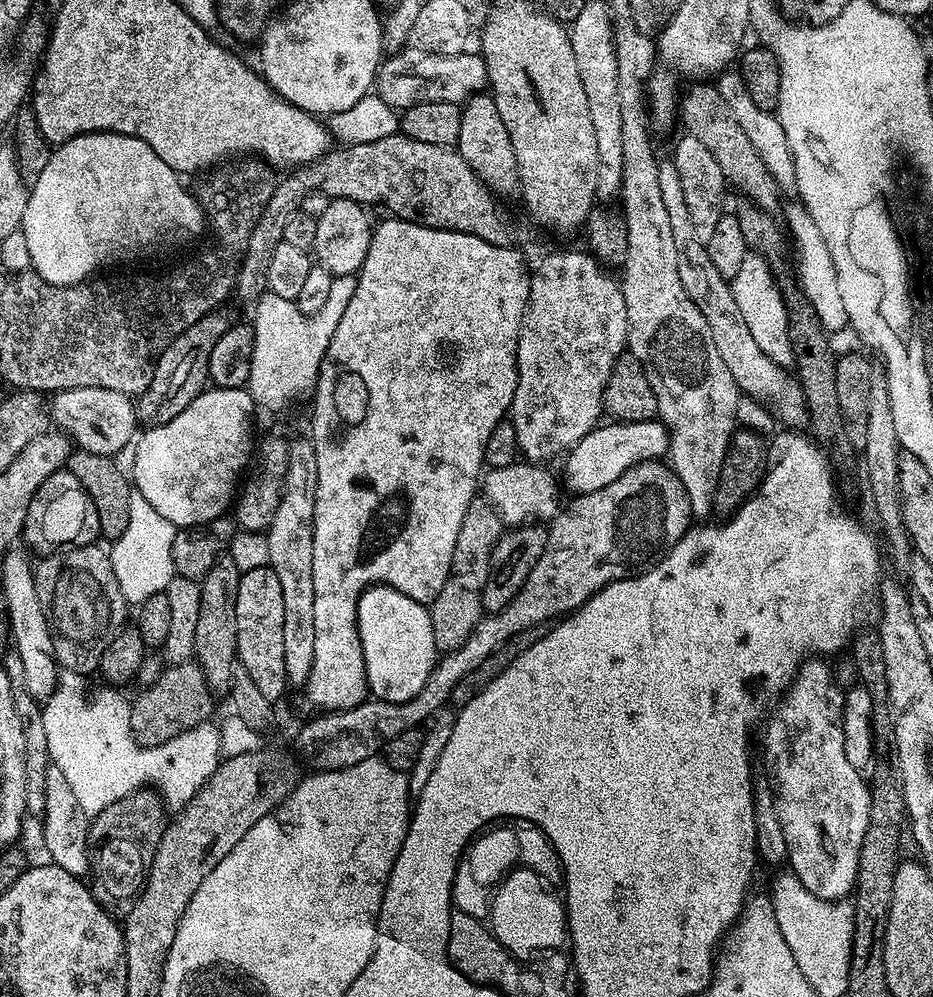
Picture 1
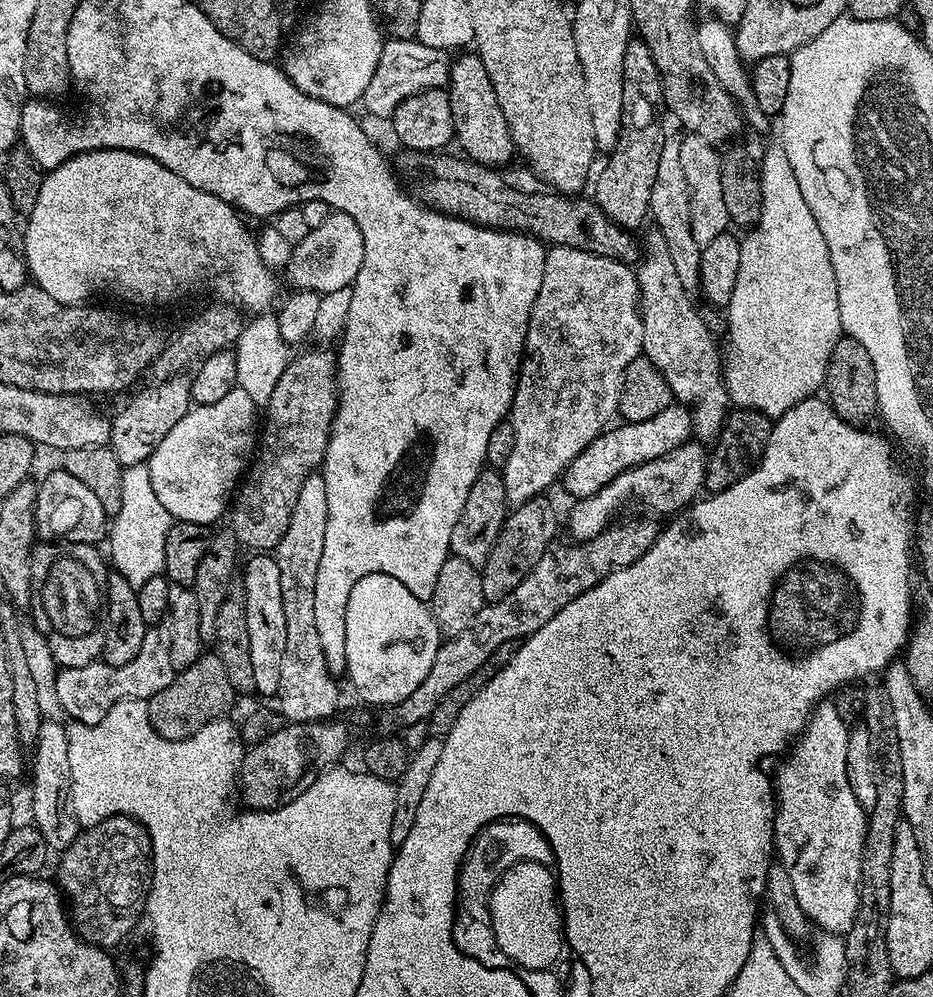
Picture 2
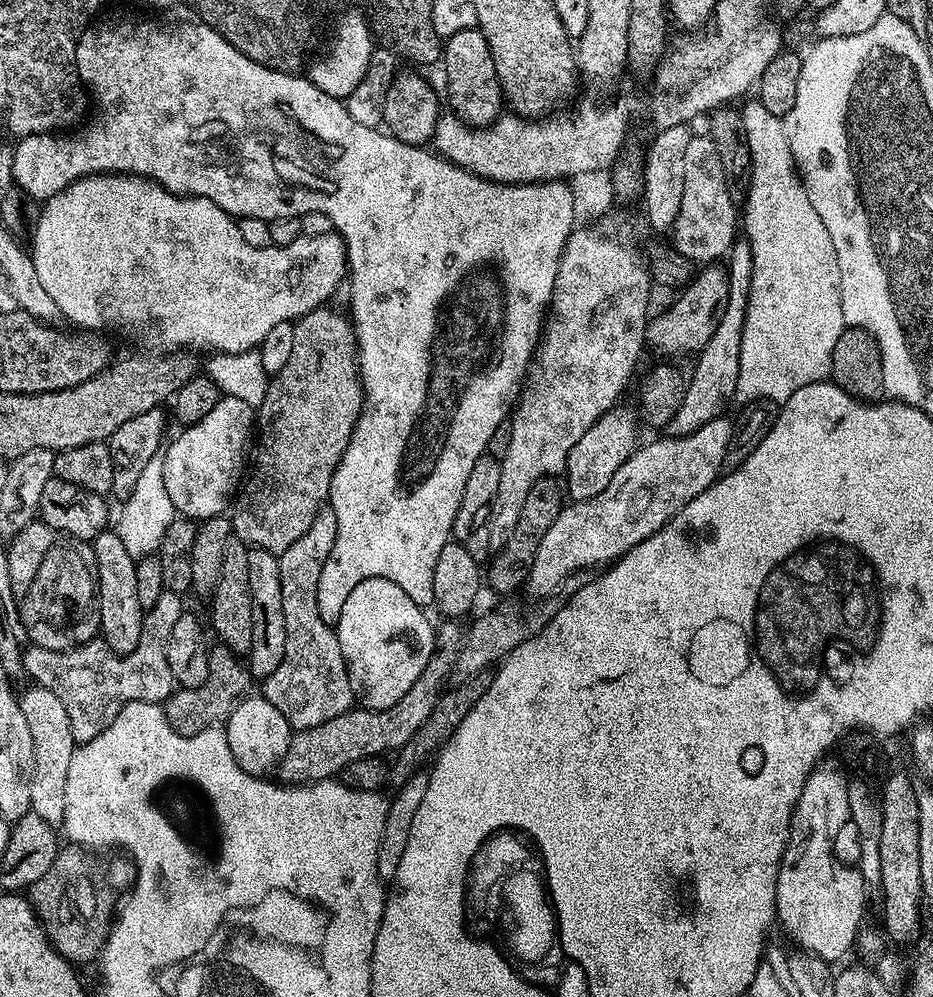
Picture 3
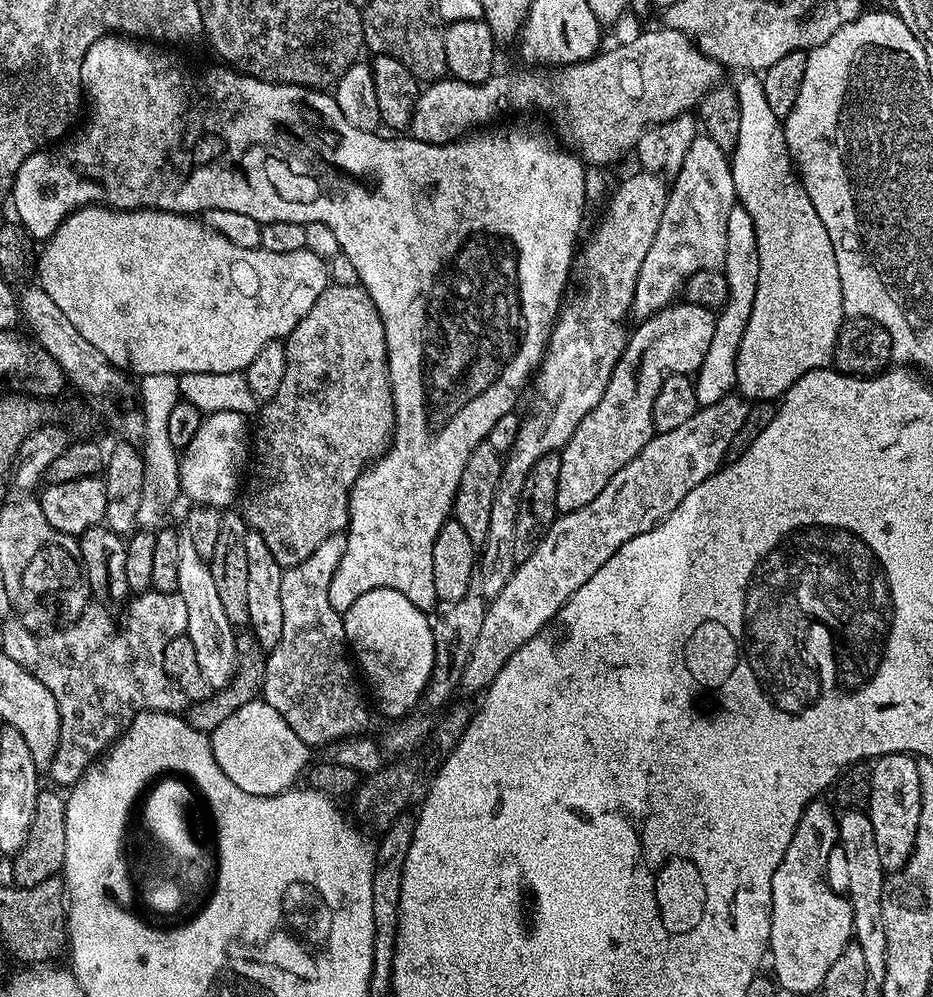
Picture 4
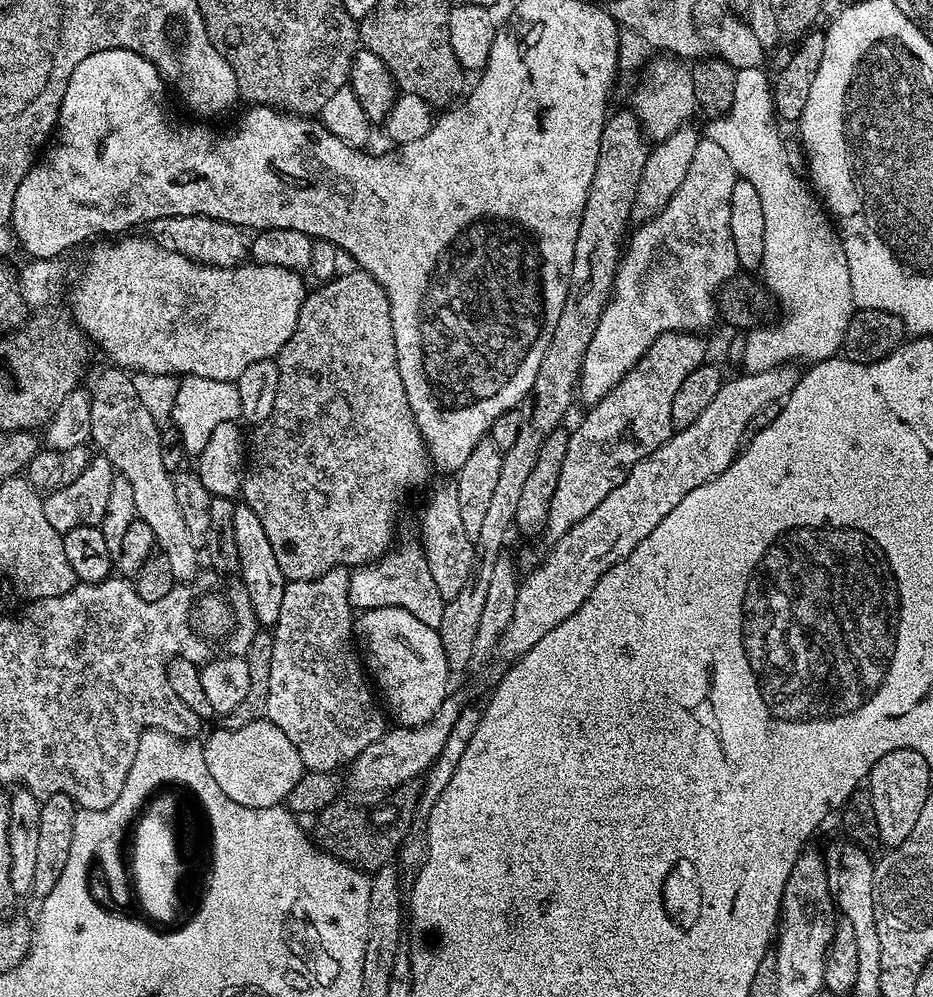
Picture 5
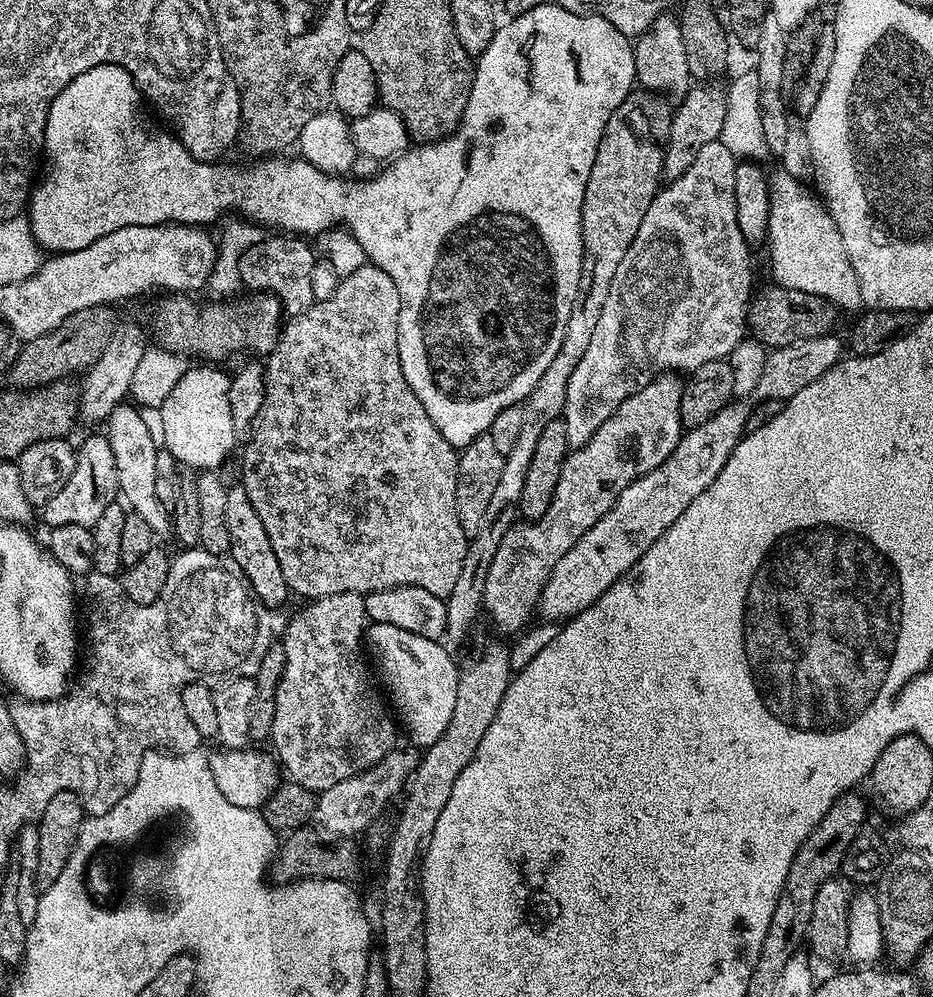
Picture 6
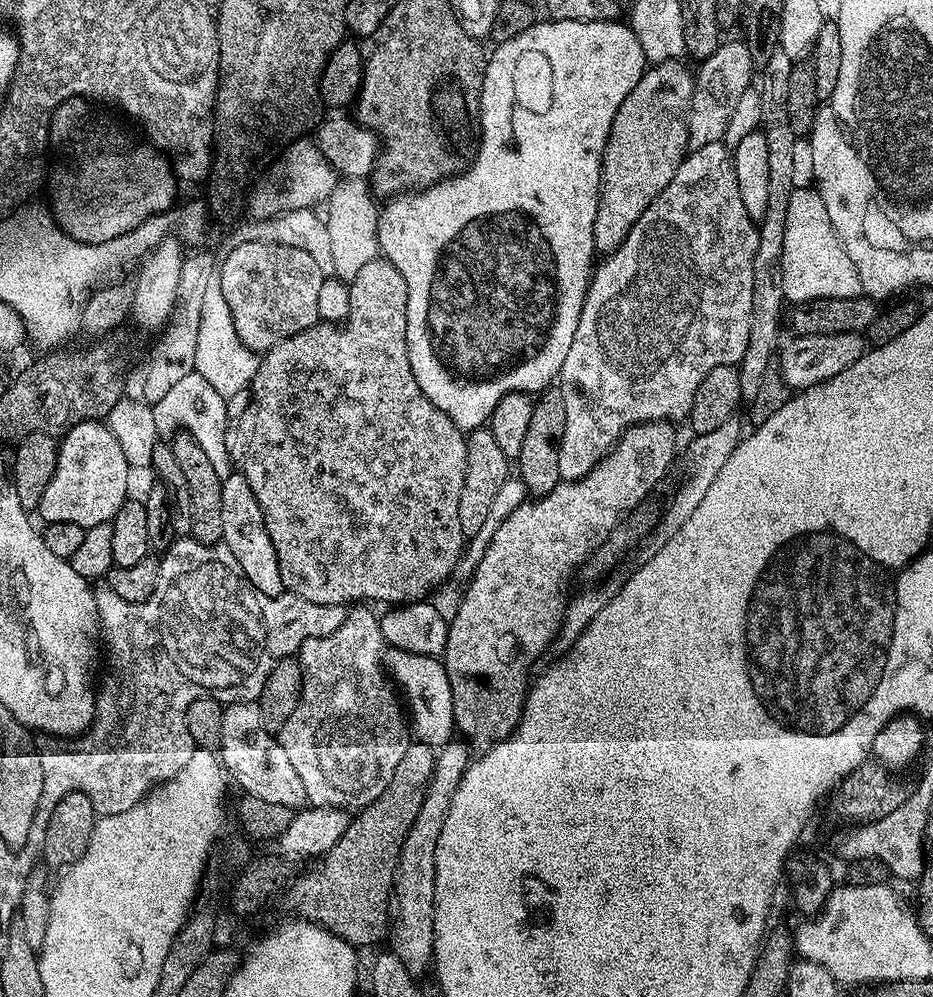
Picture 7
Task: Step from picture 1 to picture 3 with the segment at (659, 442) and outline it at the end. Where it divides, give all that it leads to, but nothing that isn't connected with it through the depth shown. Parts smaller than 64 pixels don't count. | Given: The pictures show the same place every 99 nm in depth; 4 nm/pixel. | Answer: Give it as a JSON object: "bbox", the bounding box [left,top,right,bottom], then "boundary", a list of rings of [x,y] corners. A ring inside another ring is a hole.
{"bbox":[666,239,753,437],"boundary":[[[737,239],[726,257],[730,295],[722,319],[714,330],[713,337],[699,352],[698,360],[685,385],[682,405],[674,418],[666,426],[667,435],[685,437],[714,418],[725,415],[728,404],[735,399],[738,373],[741,370],[742,329],[746,320],[746,308],[749,305],[750,282],[753,281],[753,252],[747,239]]]}

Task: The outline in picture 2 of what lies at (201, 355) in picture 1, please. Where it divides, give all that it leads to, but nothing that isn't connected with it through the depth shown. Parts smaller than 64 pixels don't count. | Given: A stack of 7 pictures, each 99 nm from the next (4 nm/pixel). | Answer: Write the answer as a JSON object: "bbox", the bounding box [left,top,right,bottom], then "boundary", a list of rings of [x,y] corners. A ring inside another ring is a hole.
{"bbox":[108,374,193,468],"boundary":[[[184,374],[161,380],[155,385],[157,388],[142,389],[117,416],[111,417],[112,433],[108,444],[120,464],[133,468],[152,457],[158,442],[162,442],[162,438],[166,438],[166,434],[170,434],[170,430],[174,430],[174,426],[178,426],[189,408],[193,407],[191,385],[191,379]]]}

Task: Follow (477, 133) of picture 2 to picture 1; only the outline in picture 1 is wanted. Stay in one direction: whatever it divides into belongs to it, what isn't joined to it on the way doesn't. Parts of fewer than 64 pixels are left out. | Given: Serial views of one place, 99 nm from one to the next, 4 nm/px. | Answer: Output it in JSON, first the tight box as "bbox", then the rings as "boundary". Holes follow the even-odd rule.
{"bbox":[455,94,520,198],"boundary":[[[477,94],[464,101],[462,114],[462,130],[458,132],[455,147],[460,156],[466,158],[470,170],[478,174],[483,184],[496,193],[497,197],[505,198],[520,187],[518,174],[518,158],[514,158],[514,145],[510,142],[510,134],[502,123],[502,114],[498,114],[498,106],[491,95]]]}

